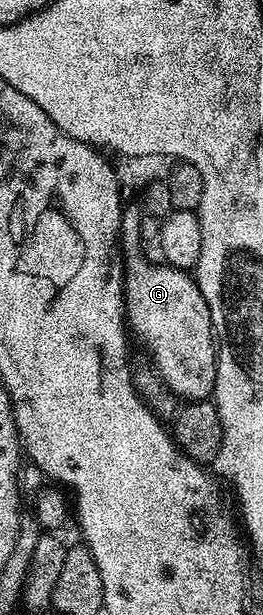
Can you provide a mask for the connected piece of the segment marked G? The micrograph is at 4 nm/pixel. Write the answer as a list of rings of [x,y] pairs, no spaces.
[[[127,205],[120,222],[120,244],[123,255],[127,258],[124,272],[124,309],[126,326],[131,337],[136,338],[152,353],[152,362],[164,382],[184,400],[204,400],[211,395],[216,386],[216,336],[210,320],[210,308],[206,304],[206,296],[198,288],[195,277],[185,271],[176,270],[167,264],[155,266],[144,258],[137,258],[142,252],[142,220],[143,211],[136,205]]]

